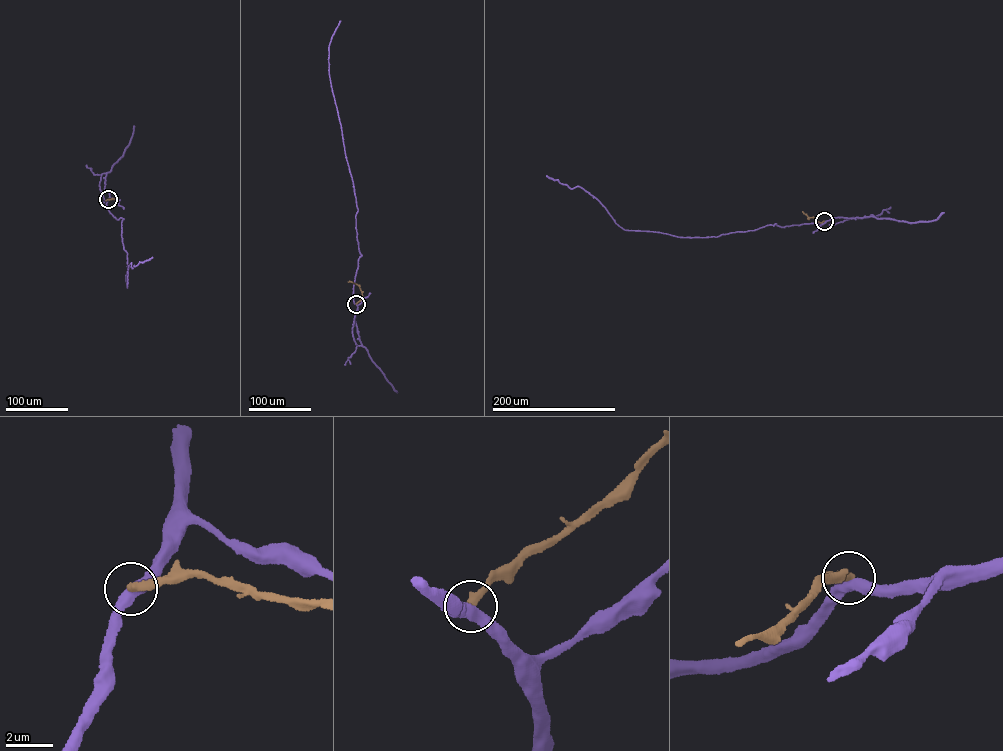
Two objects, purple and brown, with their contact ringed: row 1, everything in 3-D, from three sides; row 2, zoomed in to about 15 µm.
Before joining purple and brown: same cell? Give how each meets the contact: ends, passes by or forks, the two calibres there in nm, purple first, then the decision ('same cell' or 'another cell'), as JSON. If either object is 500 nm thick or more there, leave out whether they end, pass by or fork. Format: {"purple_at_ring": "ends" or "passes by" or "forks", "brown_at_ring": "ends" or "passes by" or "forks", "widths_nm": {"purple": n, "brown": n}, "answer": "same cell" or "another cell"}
{"purple_at_ring": "passes by", "brown_at_ring": "ends", "widths_nm": {"purple": 440, "brown": 360}, "answer": "another cell"}

